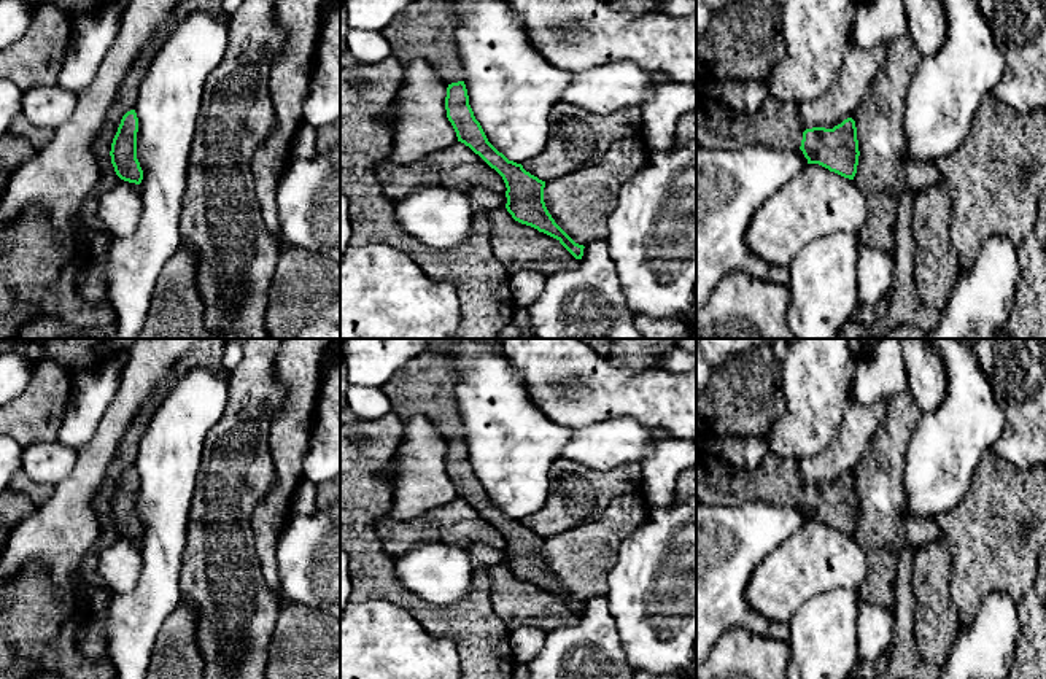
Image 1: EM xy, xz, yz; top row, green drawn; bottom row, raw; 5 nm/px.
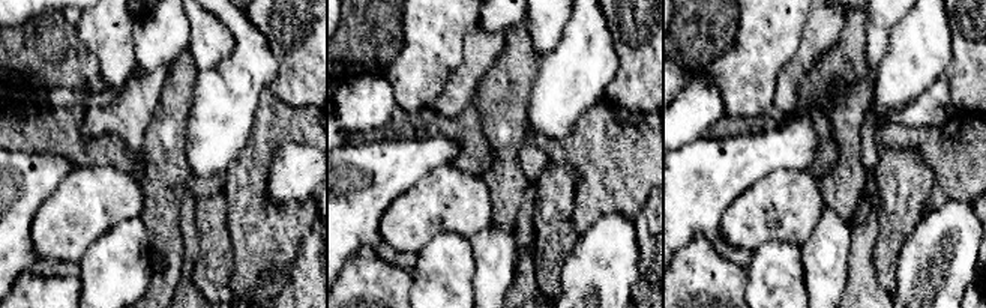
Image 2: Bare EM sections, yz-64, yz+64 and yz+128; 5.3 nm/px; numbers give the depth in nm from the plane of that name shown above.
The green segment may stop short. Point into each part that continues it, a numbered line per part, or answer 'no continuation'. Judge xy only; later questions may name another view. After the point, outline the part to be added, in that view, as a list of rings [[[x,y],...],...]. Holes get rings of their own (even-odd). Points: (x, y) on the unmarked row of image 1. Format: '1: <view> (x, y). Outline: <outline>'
no continuation

